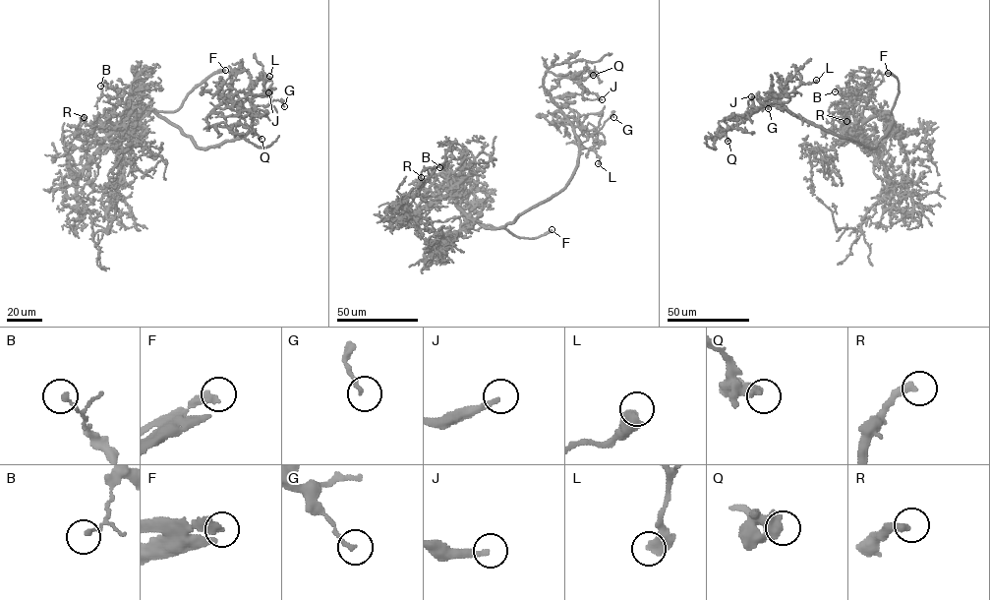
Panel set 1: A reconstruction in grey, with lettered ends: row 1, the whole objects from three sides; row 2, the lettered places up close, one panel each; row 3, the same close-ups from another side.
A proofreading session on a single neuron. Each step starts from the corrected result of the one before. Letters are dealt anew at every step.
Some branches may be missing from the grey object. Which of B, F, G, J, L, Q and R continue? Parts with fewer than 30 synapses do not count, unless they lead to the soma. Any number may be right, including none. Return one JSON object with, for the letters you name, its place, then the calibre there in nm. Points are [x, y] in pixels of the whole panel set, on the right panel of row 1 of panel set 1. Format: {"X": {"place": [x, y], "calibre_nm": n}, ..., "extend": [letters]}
{"F": {"place": [888, 73], "calibre_nm": 360}, "J": {"place": [751, 96], "calibre_nm": 240}, "extend": ["F", "J"]}

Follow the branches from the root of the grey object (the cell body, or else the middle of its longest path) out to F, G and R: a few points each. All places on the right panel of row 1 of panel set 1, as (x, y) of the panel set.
F: (881, 140), (892, 126), (893, 116), (889, 113), (899, 90), (898, 80), (888, 73)
G: (881, 140), (873, 148), (865, 147), (797, 118), (782, 102), (784, 109), (776, 102), (767, 103), (768, 108)
R: (881, 140), (892, 126), (889, 113), (874, 114), (865, 122), (865, 140), (866, 136), (857, 126), (846, 121)

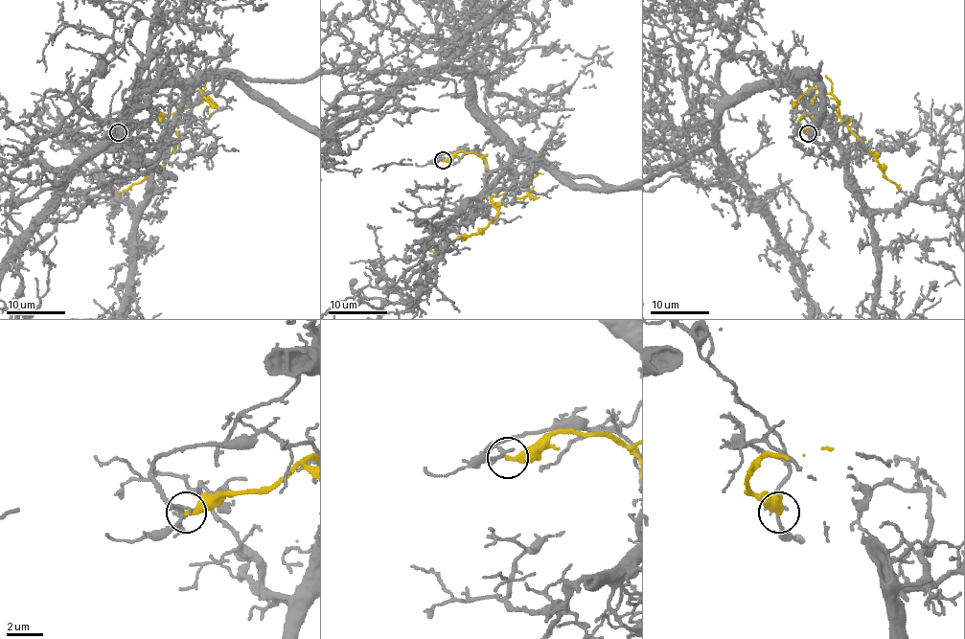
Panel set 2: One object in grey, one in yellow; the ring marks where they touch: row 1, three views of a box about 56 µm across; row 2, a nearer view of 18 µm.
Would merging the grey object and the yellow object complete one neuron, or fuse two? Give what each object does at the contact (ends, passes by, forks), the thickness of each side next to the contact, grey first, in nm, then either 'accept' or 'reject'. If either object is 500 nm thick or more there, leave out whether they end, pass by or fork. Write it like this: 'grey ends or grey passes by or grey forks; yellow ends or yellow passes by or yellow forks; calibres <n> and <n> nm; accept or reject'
grey passes by; yellow ends; calibres 200 and 360 nm; reject

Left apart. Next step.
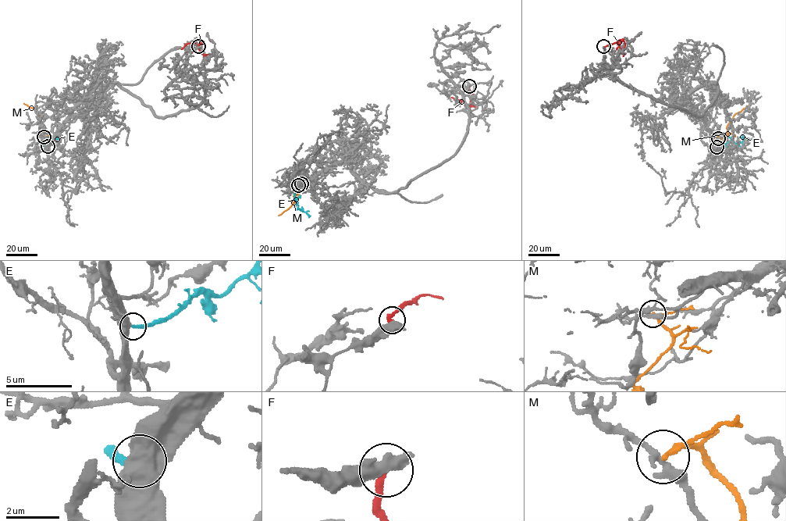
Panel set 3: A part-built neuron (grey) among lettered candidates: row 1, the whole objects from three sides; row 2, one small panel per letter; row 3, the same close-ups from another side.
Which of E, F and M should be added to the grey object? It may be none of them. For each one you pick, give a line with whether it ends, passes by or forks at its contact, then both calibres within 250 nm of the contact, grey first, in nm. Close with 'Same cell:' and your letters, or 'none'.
E: it ends there; 600 nm thick on the grey side, 240 nm on the other
Same cell: E

